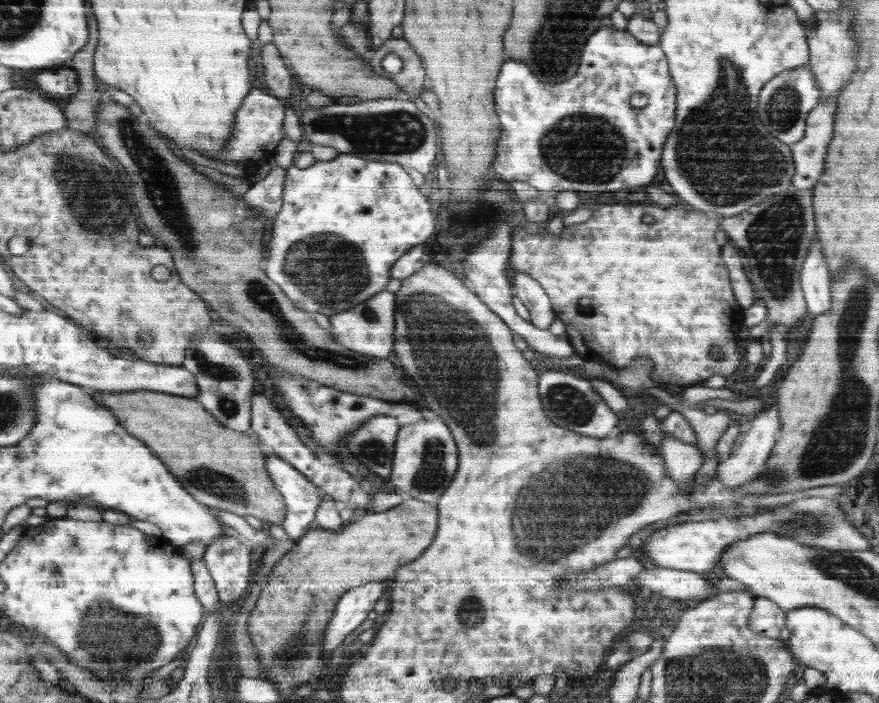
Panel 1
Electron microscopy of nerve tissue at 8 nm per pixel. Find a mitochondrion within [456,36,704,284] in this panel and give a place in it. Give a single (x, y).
(594, 155)

